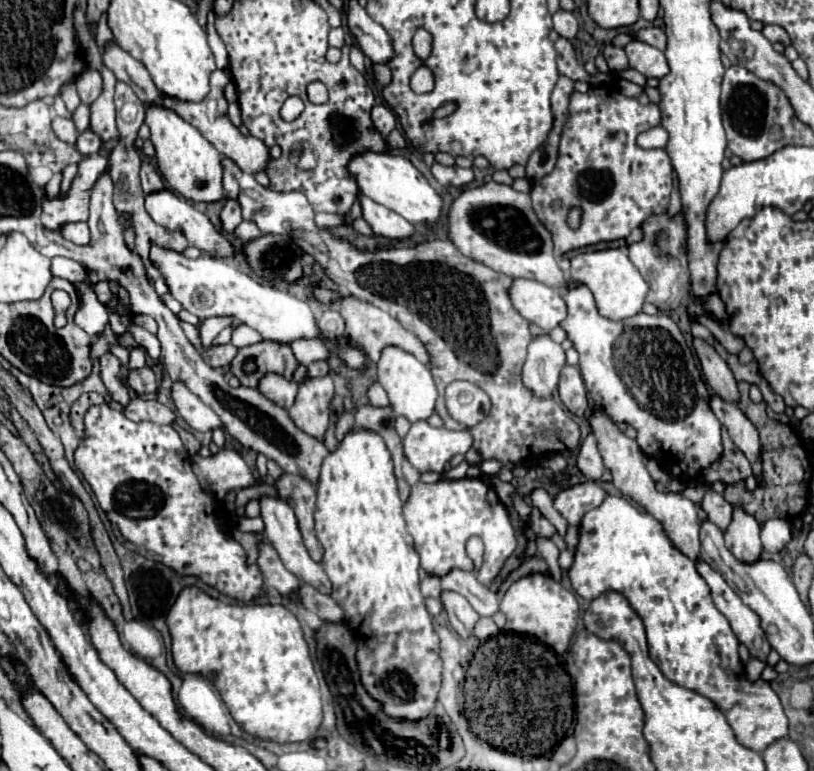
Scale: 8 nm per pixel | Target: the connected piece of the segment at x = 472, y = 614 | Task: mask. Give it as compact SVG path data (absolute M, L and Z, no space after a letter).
M443 592L441 602L449 616L449 624L459 634L459 638L473 638L473 628L481 616L471 608L471 604L467 604L467 598L459 596L457 592Z

